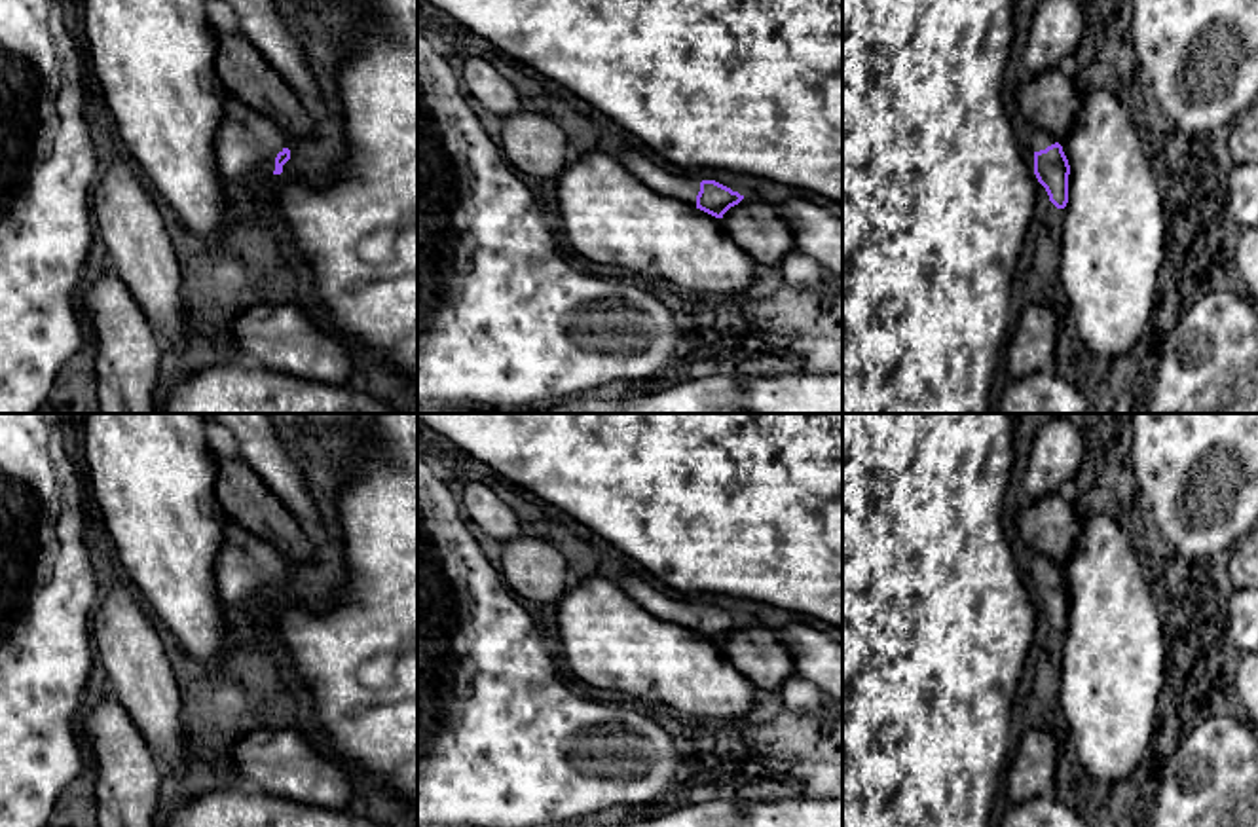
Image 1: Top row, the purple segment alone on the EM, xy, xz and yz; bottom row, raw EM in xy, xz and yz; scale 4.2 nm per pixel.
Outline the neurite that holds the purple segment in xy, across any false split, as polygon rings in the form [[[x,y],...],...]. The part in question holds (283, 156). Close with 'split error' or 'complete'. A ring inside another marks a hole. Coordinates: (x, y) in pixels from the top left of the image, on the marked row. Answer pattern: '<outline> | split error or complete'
[[[228,97],[214,137],[218,173],[239,188],[254,173],[281,175],[290,159],[285,133],[237,97]]] | split error

